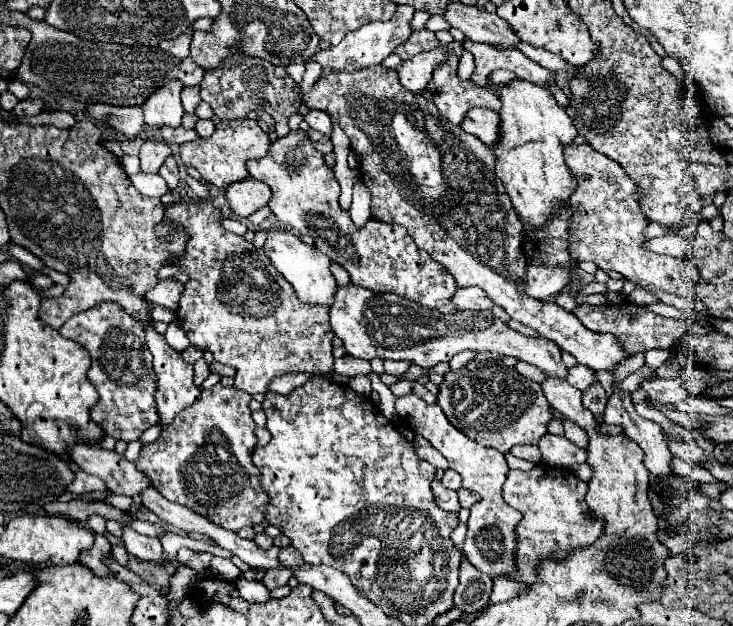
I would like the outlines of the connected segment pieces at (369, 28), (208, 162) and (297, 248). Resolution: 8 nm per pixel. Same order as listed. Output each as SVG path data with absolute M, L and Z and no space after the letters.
M402 4L396 8L396 14L388 20L388 22L370 22L370 24L364 24L360 26L356 32L348 32L344 36L344 40L338 44L338 46L332 46L328 50L320 50L316 56L312 56L312 60L320 62L322 66L328 66L328 68L334 68L336 72L342 70L342 66L348 62L348 60L354 60L356 62L356 70L358 68L366 68L366 66L372 66L372 64L380 64L386 56L390 56L398 44L404 44L404 40L408 40L408 36L414 32L412 30L412 16L414 16L414 8L408 6L408 4Z
M250 118L224 120L224 122L216 124L216 130L210 138L198 138L194 142L182 144L180 158L186 166L196 168L202 174L204 182L218 186L218 188L226 188L234 182L248 178L246 162L250 162L252 158L264 158L268 148L270 148L270 140L262 132L262 128L258 126L256 120L250 120Z
M270 230L270 238L264 244L266 254L270 256L276 270L294 286L300 302L316 304L316 306L332 306L336 296L336 280L330 272L330 258L324 256L320 250L304 244L298 236L284 230Z

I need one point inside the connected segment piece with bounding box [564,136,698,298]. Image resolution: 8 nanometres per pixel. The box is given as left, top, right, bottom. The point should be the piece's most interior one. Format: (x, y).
(607, 226)

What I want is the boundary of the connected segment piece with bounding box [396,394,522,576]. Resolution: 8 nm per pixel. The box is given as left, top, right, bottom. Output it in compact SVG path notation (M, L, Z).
M416 394L400 396L396 398L396 412L410 424L410 428L432 442L432 446L450 462L450 468L456 470L462 476L462 486L480 494L480 502L476 502L470 508L470 520L468 520L468 534L464 542L464 554L466 558L484 574L488 576L502 576L504 572L514 570L514 554L516 554L516 538L514 538L514 526L522 520L522 514L514 510L512 506L504 504L502 498L502 486L508 474L508 466L504 460L504 454L486 446L480 446L478 442L464 436L458 428L454 428L442 408L438 404L426 404Z

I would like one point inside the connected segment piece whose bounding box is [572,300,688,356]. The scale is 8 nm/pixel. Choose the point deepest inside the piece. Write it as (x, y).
(639, 330)

